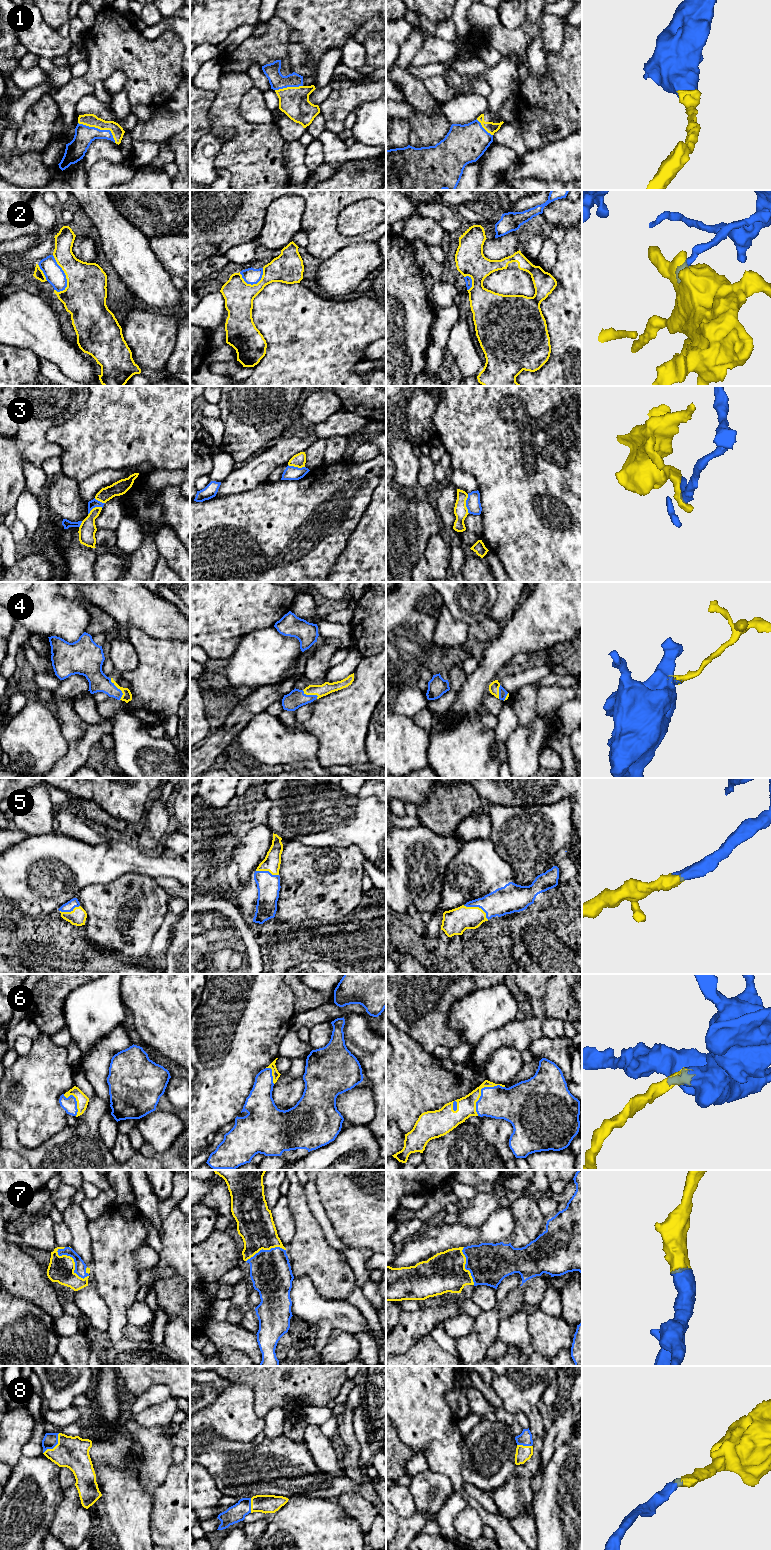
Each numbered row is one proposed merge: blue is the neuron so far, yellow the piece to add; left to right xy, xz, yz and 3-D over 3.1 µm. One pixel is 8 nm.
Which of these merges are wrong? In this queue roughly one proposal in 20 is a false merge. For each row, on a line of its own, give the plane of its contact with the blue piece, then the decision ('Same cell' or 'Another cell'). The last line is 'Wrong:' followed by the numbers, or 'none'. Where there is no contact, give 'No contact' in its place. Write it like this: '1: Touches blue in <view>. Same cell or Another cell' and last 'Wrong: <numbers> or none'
1: Touches blue in xy. Same cell
2: Touches blue in xy. Another cell
3: Touches blue in yz. Another cell
4: Touches blue in xy. Same cell
5: Touches blue in yz. Same cell
6: Touches blue in yz. Same cell
7: Touches blue in xy. Same cell
8: Touches blue in xy. Same cell
Wrong: 2, 3

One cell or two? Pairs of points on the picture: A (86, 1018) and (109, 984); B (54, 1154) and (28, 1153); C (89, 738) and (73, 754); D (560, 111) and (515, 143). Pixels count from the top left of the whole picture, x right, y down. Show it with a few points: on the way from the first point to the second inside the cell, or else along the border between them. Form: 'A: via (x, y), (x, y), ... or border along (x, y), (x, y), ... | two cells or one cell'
A: via (93, 1010), (104, 992) | one cell
B: via (48, 1154), (34, 1154) | one cell
C: via (85, 742), (77, 750) | one cell
D: border along (517, 116), (524, 123), (522, 138), (528, 149) | two cells

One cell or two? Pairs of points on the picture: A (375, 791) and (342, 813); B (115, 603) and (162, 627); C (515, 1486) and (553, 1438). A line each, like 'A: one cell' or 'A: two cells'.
A: two cells
B: one cell
C: two cells

